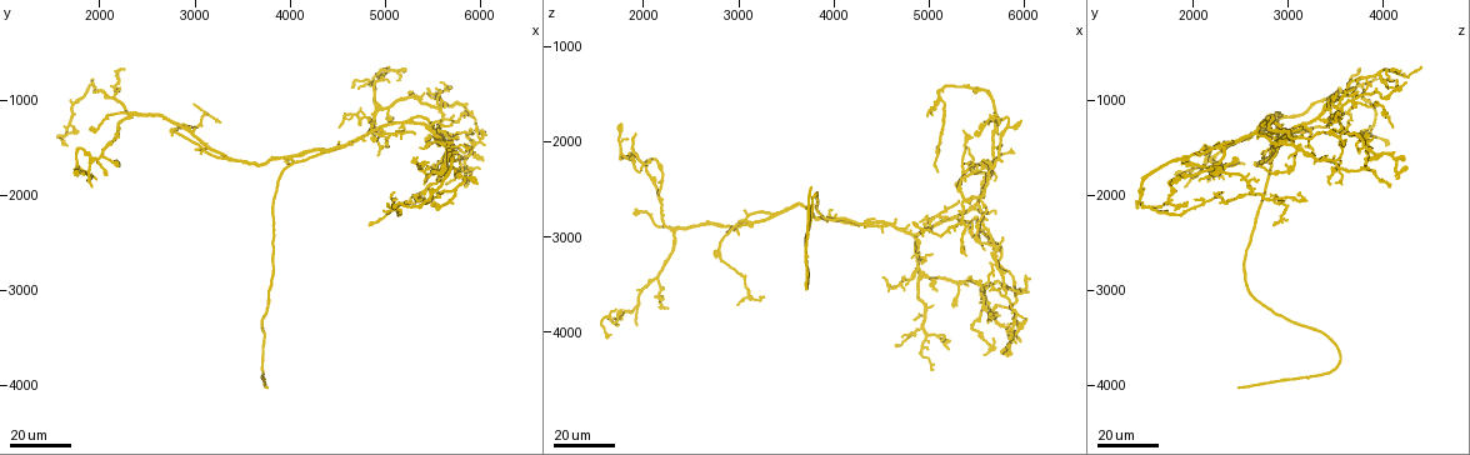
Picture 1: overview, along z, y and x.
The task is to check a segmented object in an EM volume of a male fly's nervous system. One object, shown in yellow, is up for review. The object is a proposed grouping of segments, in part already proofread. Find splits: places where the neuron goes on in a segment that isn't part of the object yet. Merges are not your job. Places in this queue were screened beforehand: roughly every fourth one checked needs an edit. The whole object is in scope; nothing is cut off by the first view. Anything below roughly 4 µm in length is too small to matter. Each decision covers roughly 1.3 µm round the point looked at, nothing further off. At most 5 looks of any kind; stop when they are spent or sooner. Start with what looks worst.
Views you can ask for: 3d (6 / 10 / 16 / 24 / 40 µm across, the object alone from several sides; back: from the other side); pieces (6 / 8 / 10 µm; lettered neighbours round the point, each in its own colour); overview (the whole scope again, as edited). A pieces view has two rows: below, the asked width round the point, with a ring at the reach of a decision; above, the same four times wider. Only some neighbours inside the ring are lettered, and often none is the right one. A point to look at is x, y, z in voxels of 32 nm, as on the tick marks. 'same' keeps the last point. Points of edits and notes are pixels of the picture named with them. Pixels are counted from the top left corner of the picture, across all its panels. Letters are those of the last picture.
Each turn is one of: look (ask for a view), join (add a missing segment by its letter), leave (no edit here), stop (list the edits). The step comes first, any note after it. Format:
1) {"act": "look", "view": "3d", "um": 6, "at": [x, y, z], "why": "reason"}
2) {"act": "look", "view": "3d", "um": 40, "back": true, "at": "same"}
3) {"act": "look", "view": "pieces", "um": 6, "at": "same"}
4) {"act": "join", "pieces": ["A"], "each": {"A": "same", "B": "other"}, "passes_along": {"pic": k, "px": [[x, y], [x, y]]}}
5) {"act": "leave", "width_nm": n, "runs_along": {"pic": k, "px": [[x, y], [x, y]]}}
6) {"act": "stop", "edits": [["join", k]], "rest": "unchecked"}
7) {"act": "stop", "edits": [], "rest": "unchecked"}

{"act": "look", "view": "3d", "um": 16, "at": [3760, 4040, 2460], "why": "thin end"}

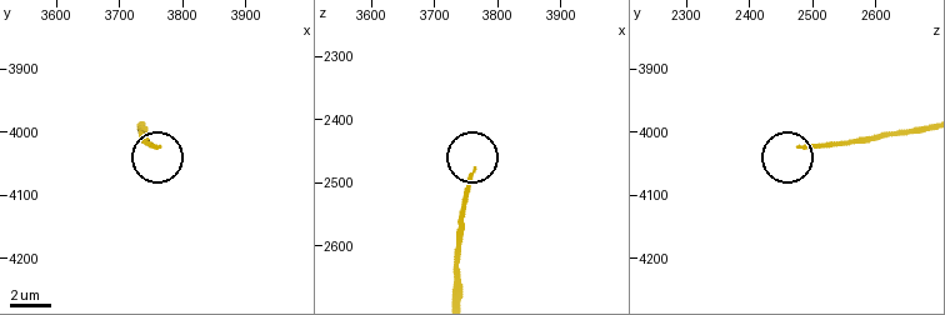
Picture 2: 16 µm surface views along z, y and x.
{"act": "look", "view": "3d", "um": 6, "at": [3770, 4025, 2475], "why": "closer look"}

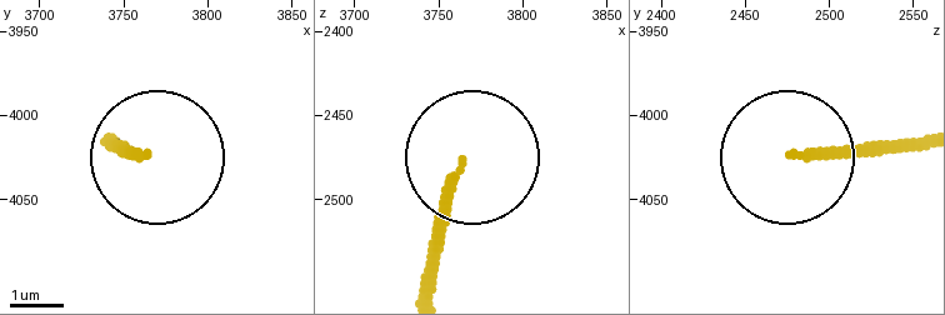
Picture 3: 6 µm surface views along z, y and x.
{"act": "look", "view": "pieces", "um": 10, "at": [3766, 4024, 2480]}

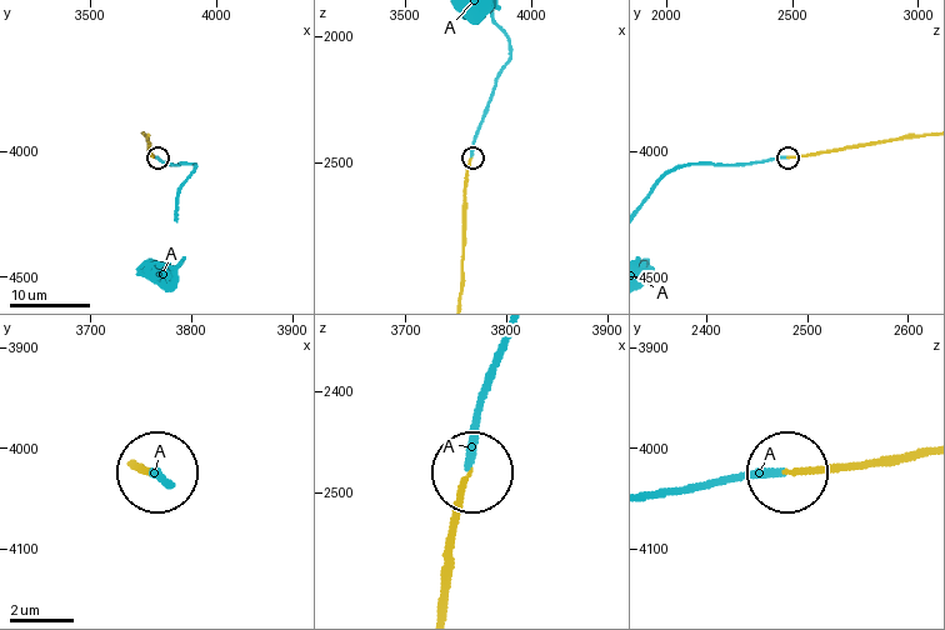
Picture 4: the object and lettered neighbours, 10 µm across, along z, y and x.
{"act": "join", "pieces": ["A"], "width_nm": 150, "each": {"A": "same"}, "passes_along": {"pic": 4, "px": [[809, 154], [746, 164], [690, 164], [669, 171]]}, "found": "it goes on there"}

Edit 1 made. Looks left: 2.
{"act": "look", "view": "3d", "um": 16, "at": [5260, 920, 3720], "why": "branch stops here"}

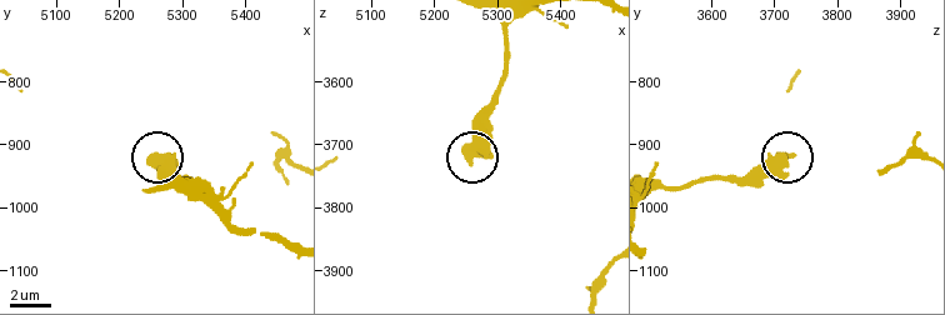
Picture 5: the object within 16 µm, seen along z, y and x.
{"act": "look", "view": "pieces", "um": 10, "at": [5260, 915, 3725]}

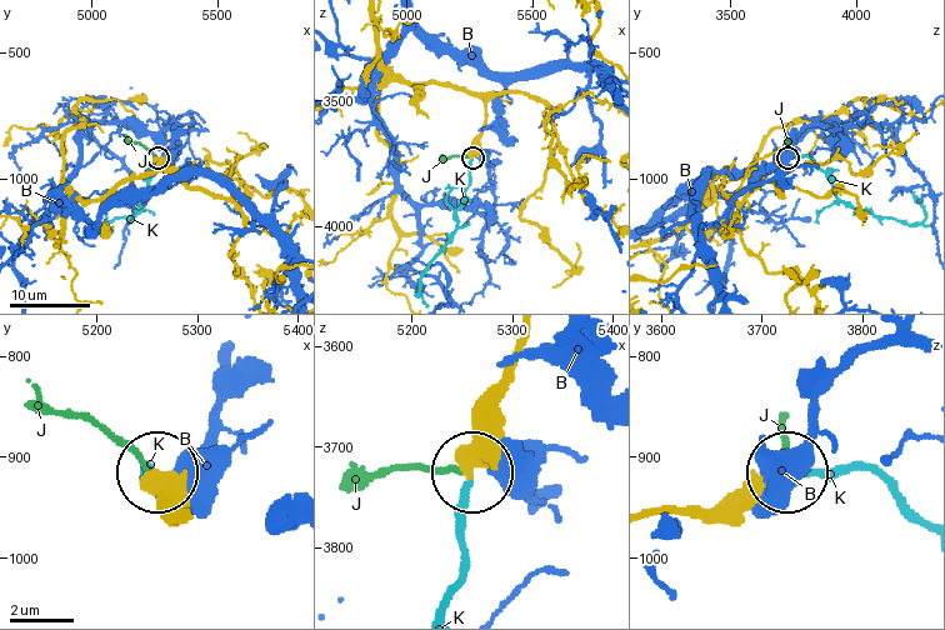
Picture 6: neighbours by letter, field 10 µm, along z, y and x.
{"act": "join", "pieces": ["K"], "each": {"B": "other", "J": "other", "K": "same"}, "passes_along": {"pic": 6, "px": [[479, 139], [453, 236], [428, 268]]}, "found": "the neuron continues"}

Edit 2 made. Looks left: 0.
{"act": "stop", "edits": [["join", 4], ["join", 6]], "rest": "unchecked"}

